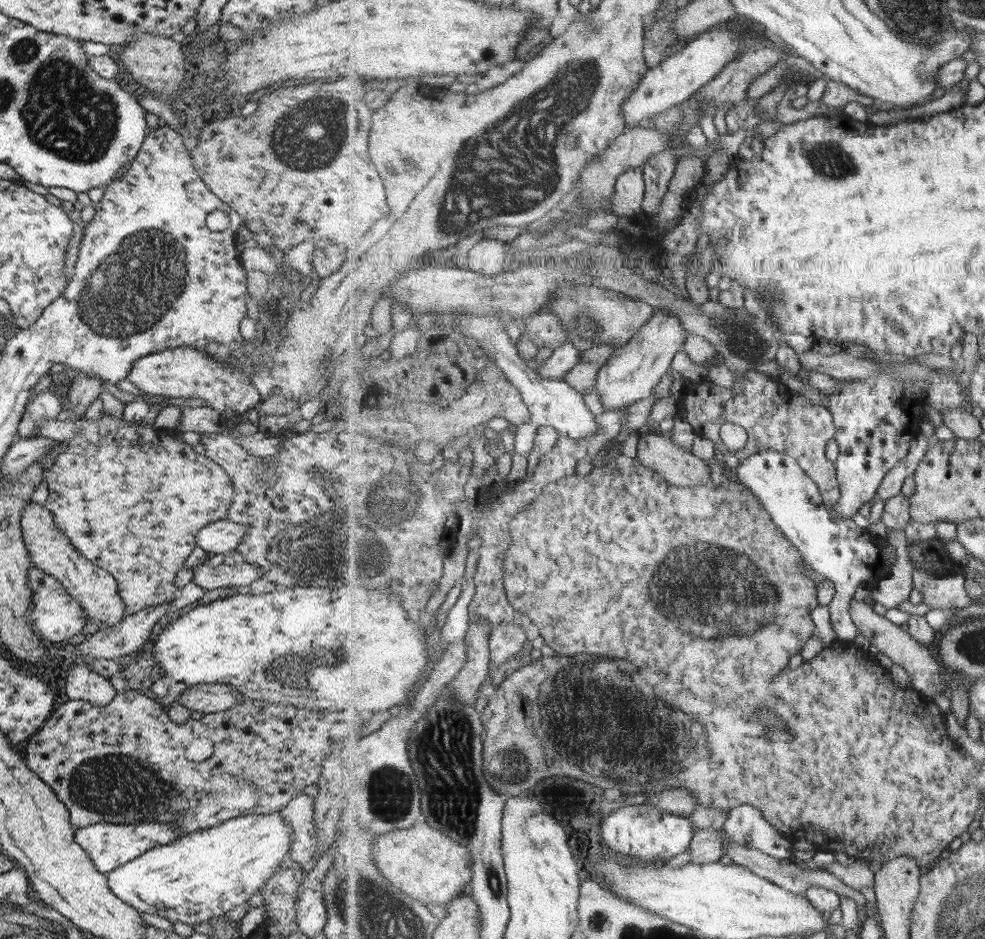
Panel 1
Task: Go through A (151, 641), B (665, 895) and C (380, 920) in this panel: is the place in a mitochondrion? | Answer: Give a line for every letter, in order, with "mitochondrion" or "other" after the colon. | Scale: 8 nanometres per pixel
A: other
B: other
C: mitochondrion

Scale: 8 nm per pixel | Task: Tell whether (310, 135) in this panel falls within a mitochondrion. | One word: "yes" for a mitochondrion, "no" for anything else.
yes

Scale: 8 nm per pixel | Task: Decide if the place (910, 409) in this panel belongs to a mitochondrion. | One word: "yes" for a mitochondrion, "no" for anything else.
no

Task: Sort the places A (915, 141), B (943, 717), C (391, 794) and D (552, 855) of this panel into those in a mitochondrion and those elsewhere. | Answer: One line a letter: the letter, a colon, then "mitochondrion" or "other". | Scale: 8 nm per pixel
A: other
B: other
C: mitochondrion
D: other

